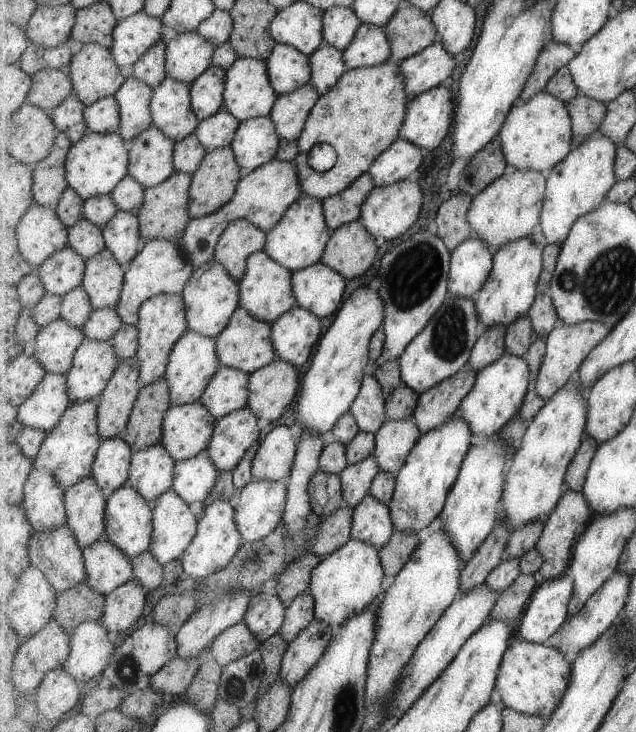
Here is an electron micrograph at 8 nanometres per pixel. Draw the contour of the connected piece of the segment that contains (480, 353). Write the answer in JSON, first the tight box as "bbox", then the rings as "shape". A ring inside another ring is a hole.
{"bbox":[467,328,506,374],"shape":[[[506,328],[487,329],[475,344],[467,364],[477,374],[506,353]]]}

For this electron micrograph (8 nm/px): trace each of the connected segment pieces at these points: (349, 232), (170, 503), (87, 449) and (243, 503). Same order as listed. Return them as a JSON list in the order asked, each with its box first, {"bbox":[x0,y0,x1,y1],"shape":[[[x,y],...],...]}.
[{"bbox":[323,220,377,279],"shape":[[[360,220],[340,226],[333,231],[323,258],[323,262],[342,272],[348,279],[357,278],[369,272],[375,260],[377,260],[377,244],[375,244],[374,234],[371,234]]]},{"bbox":[150,490,198,566],"shape":[[[168,490],[153,503],[154,536],[150,551],[165,566],[181,560],[198,533],[198,516],[176,490]]]},{"bbox":[35,400,102,490],"shape":[[[96,400],[75,403],[63,414],[60,423],[47,435],[40,448],[35,467],[49,467],[67,490],[84,478],[92,476],[94,462],[102,444],[98,425],[98,403]]]},{"bbox":[234,479,287,542],"shape":[[[256,479],[234,499],[236,521],[244,542],[267,538],[279,525],[286,512],[287,482]]]}]

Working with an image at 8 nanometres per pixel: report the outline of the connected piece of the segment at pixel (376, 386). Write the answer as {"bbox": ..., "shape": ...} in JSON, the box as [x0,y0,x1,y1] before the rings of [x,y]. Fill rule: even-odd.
{"bbox":[351,375,386,434],"shape":[[[374,375],[366,376],[362,382],[362,389],[351,407],[351,414],[355,417],[361,432],[376,434],[386,423],[386,401],[383,387]]]}

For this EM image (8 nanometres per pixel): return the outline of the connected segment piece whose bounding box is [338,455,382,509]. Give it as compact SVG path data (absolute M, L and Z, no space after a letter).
M374 455L360 463L349 465L338 475L342 480L343 504L354 509L370 494L370 488L377 474L382 470Z

